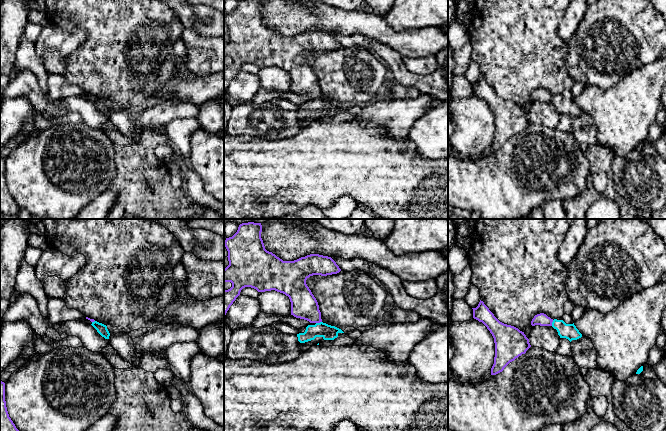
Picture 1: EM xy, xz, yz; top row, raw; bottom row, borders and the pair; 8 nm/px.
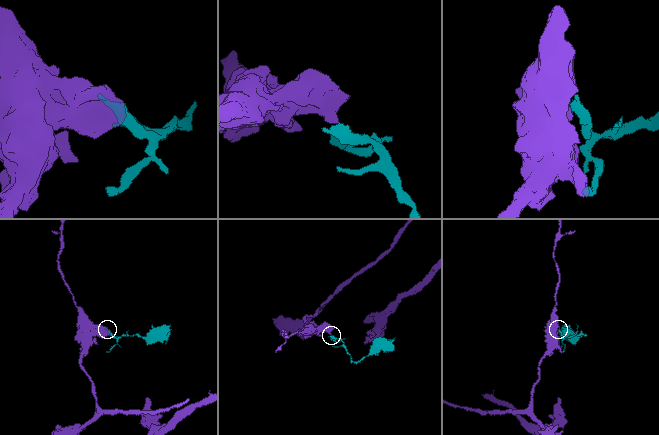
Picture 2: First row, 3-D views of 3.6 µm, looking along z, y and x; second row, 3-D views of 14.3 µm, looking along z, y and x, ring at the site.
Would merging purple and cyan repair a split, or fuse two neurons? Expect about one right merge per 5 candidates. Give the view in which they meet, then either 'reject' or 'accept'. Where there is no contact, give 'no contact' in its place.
meets purple in xz; reject

